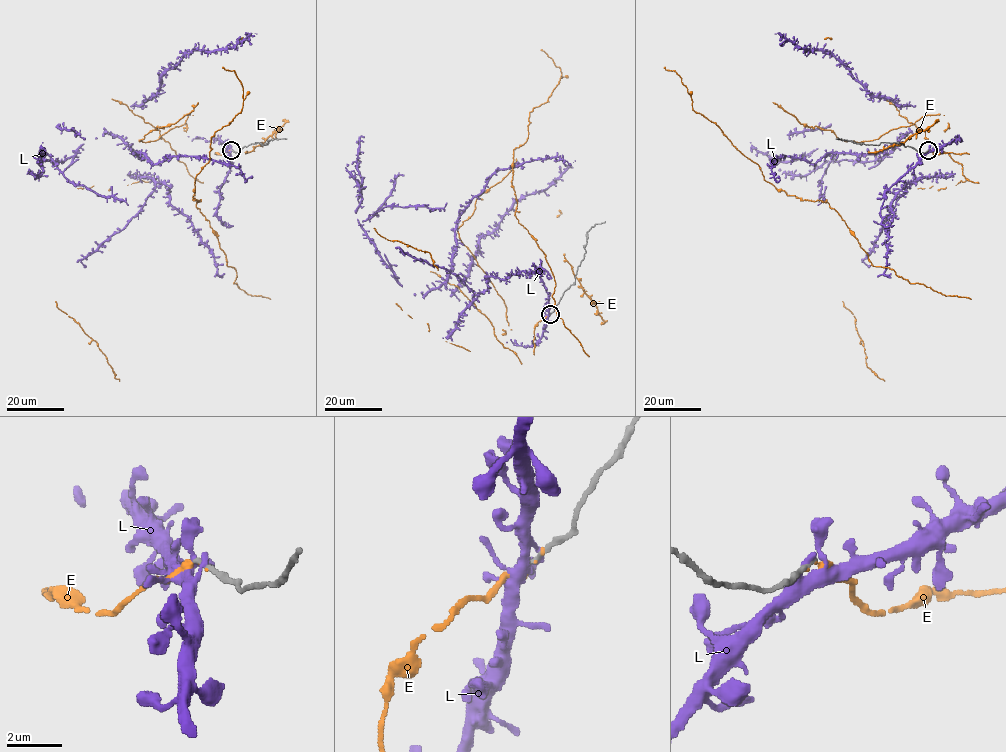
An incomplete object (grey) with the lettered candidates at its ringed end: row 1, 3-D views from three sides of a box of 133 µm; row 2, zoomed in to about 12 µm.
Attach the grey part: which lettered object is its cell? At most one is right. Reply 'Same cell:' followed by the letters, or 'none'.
Same cell: E

